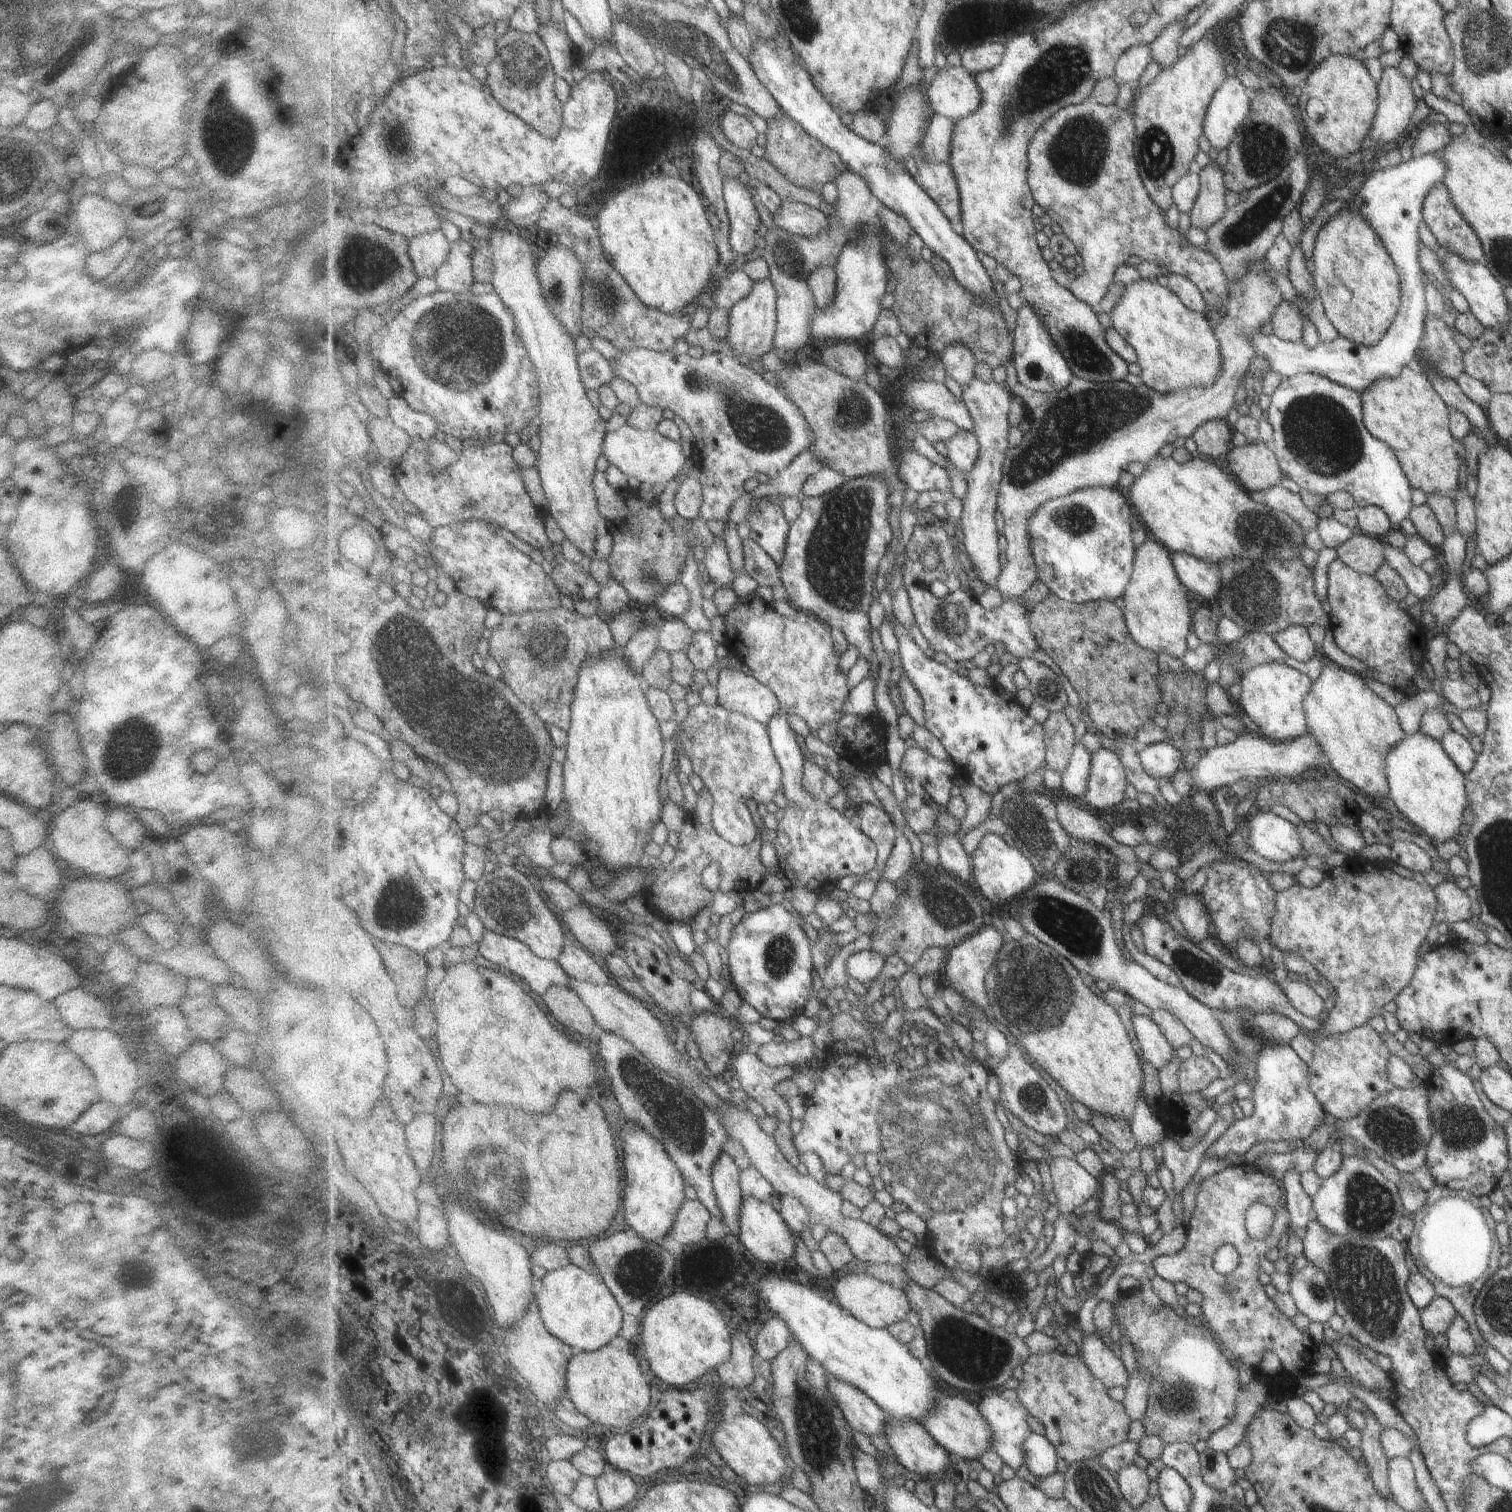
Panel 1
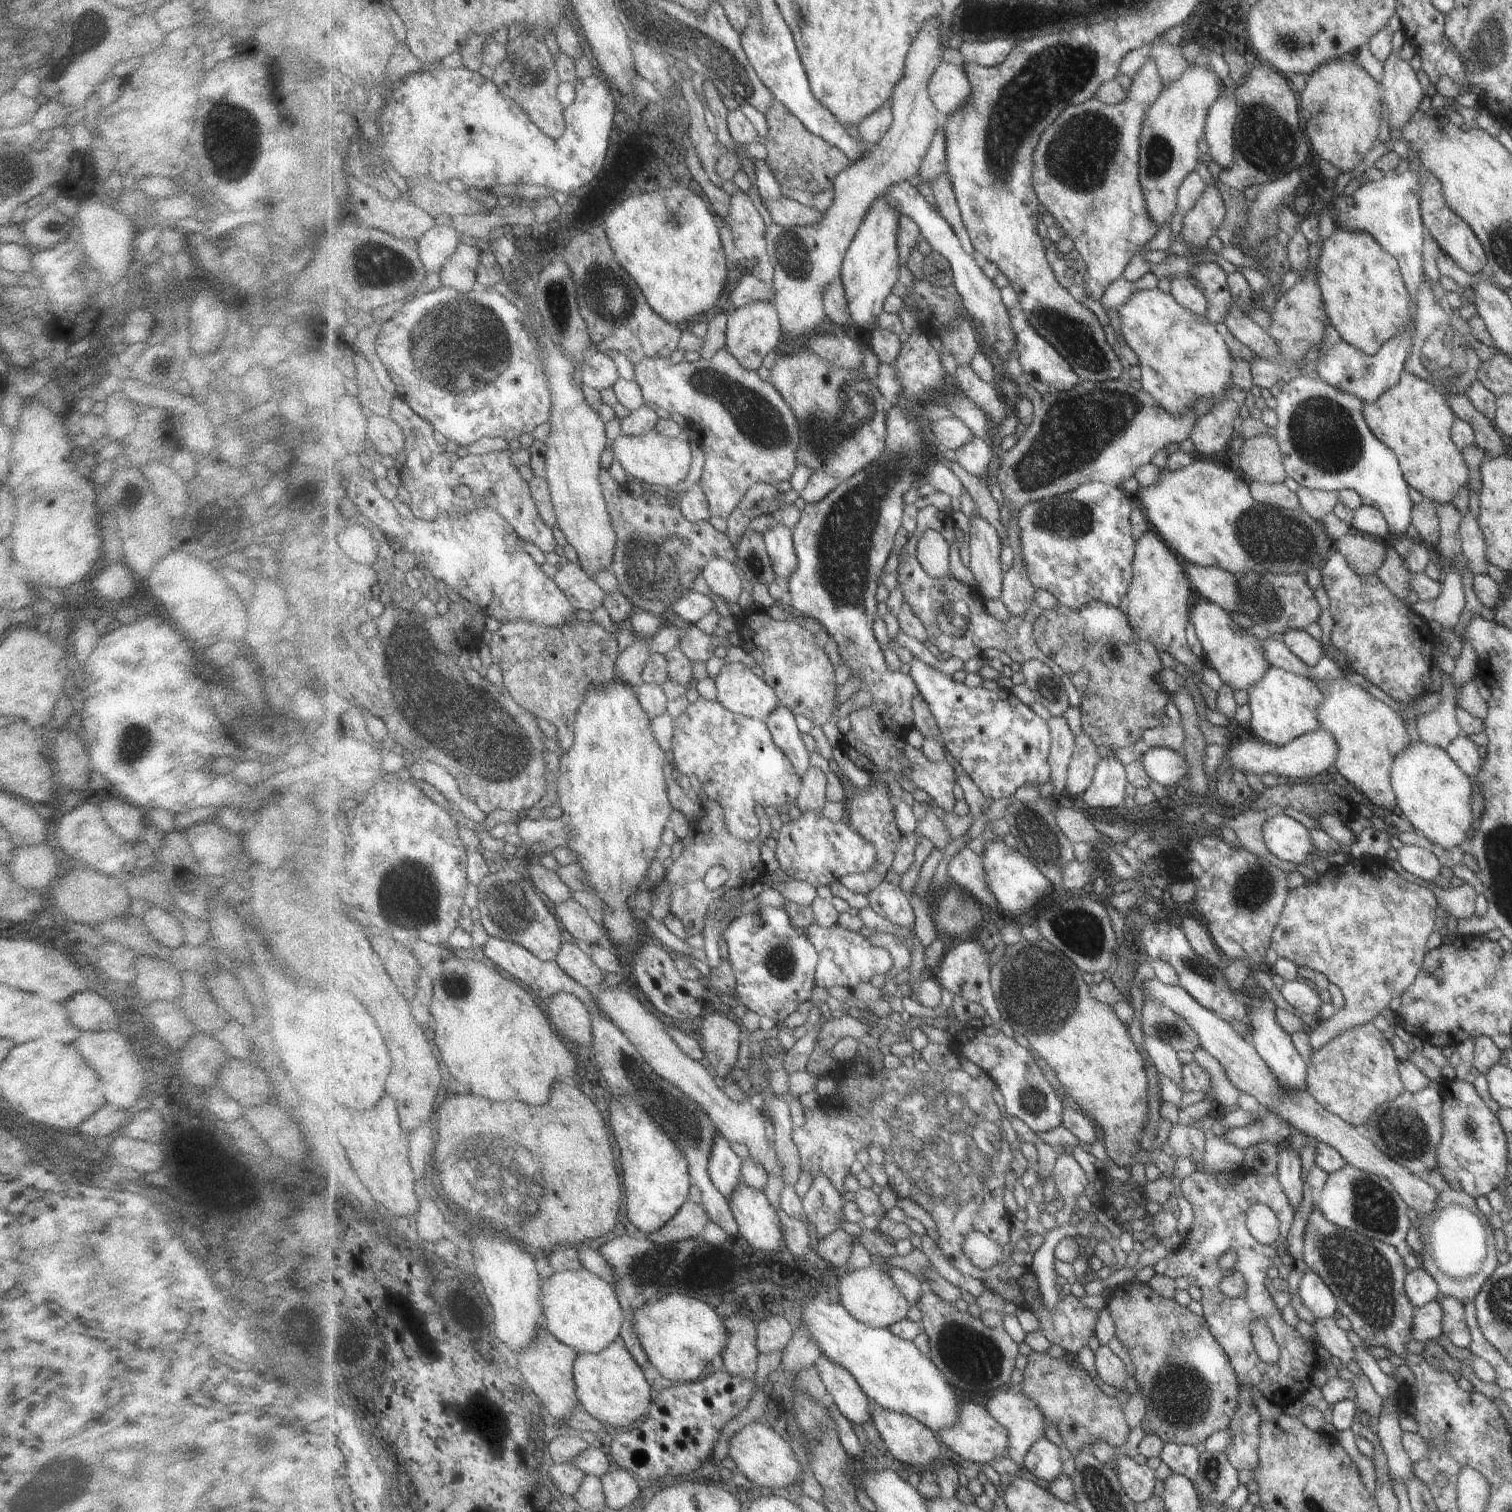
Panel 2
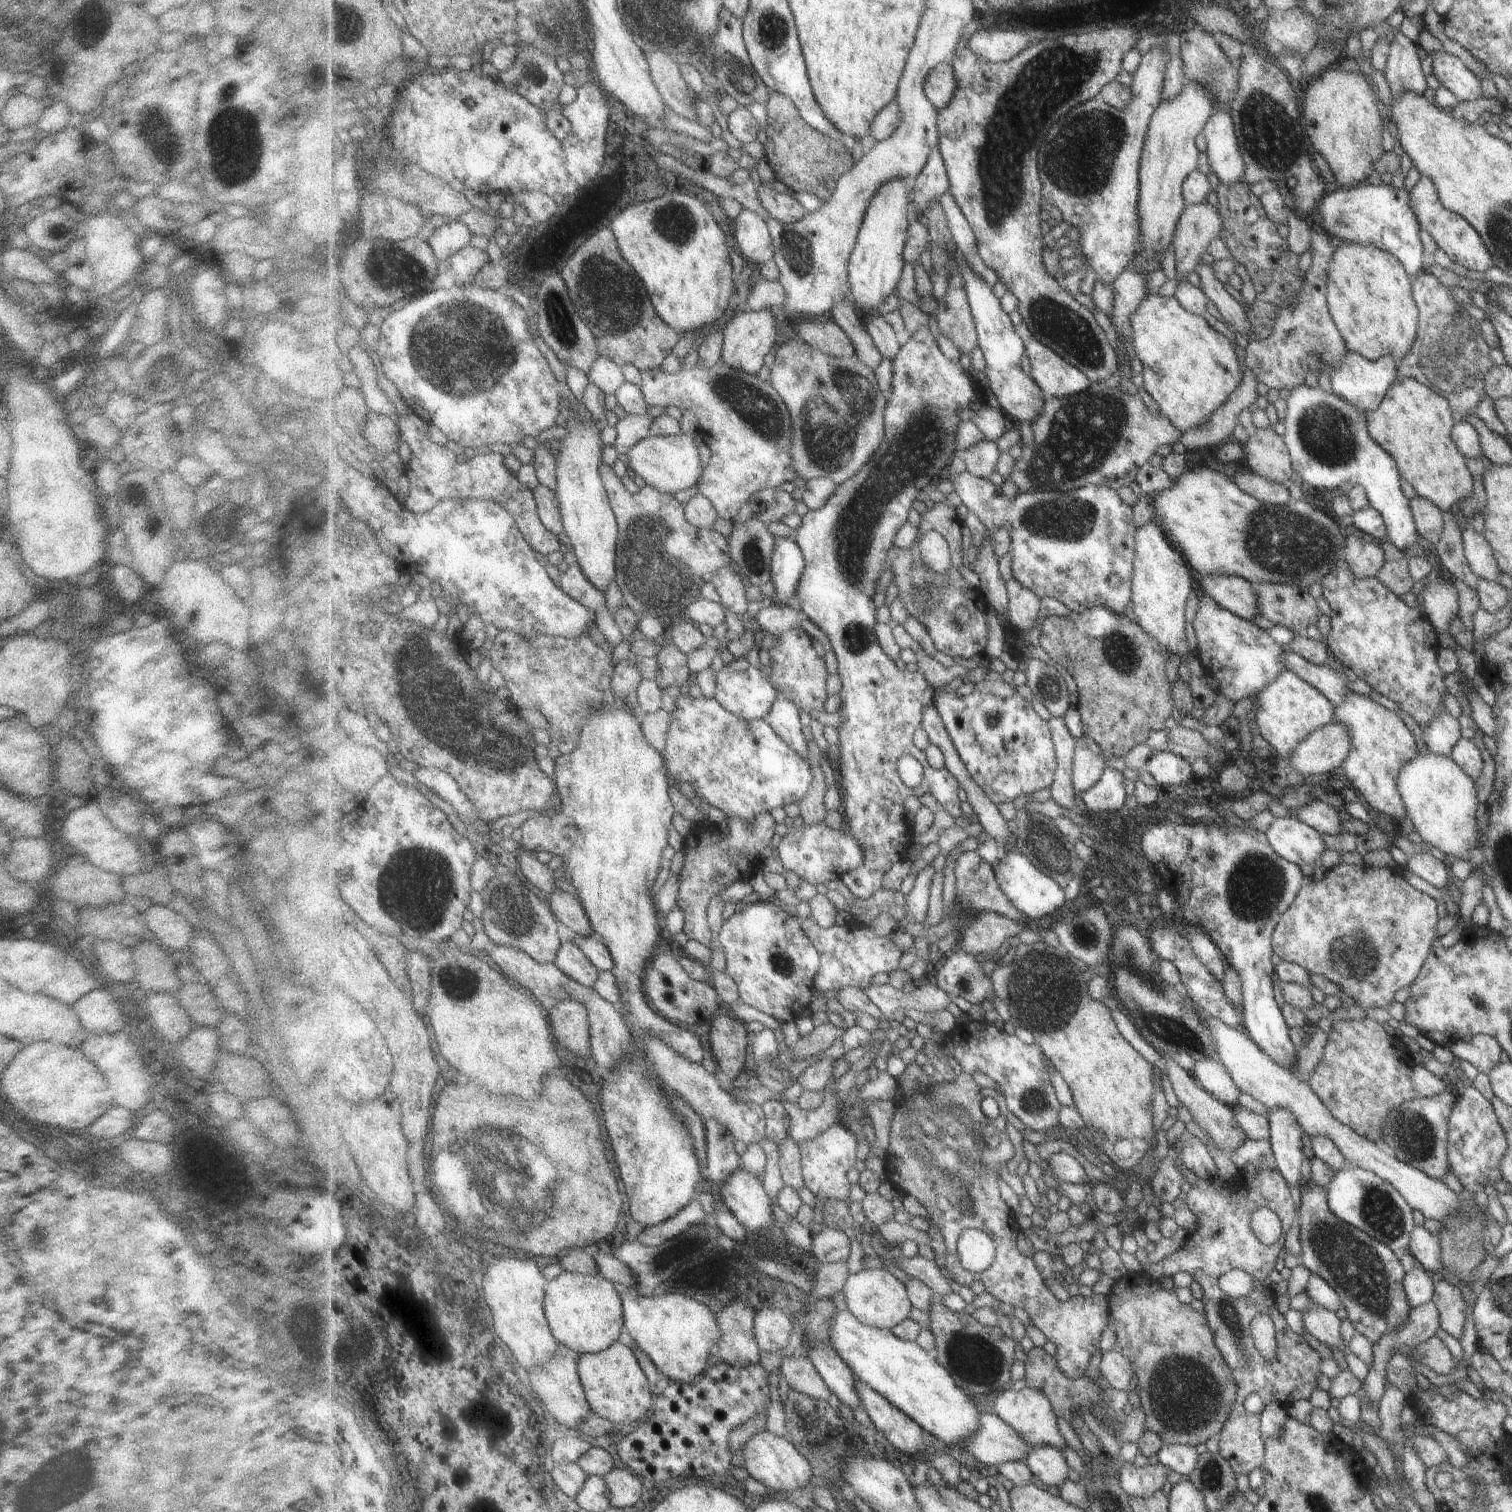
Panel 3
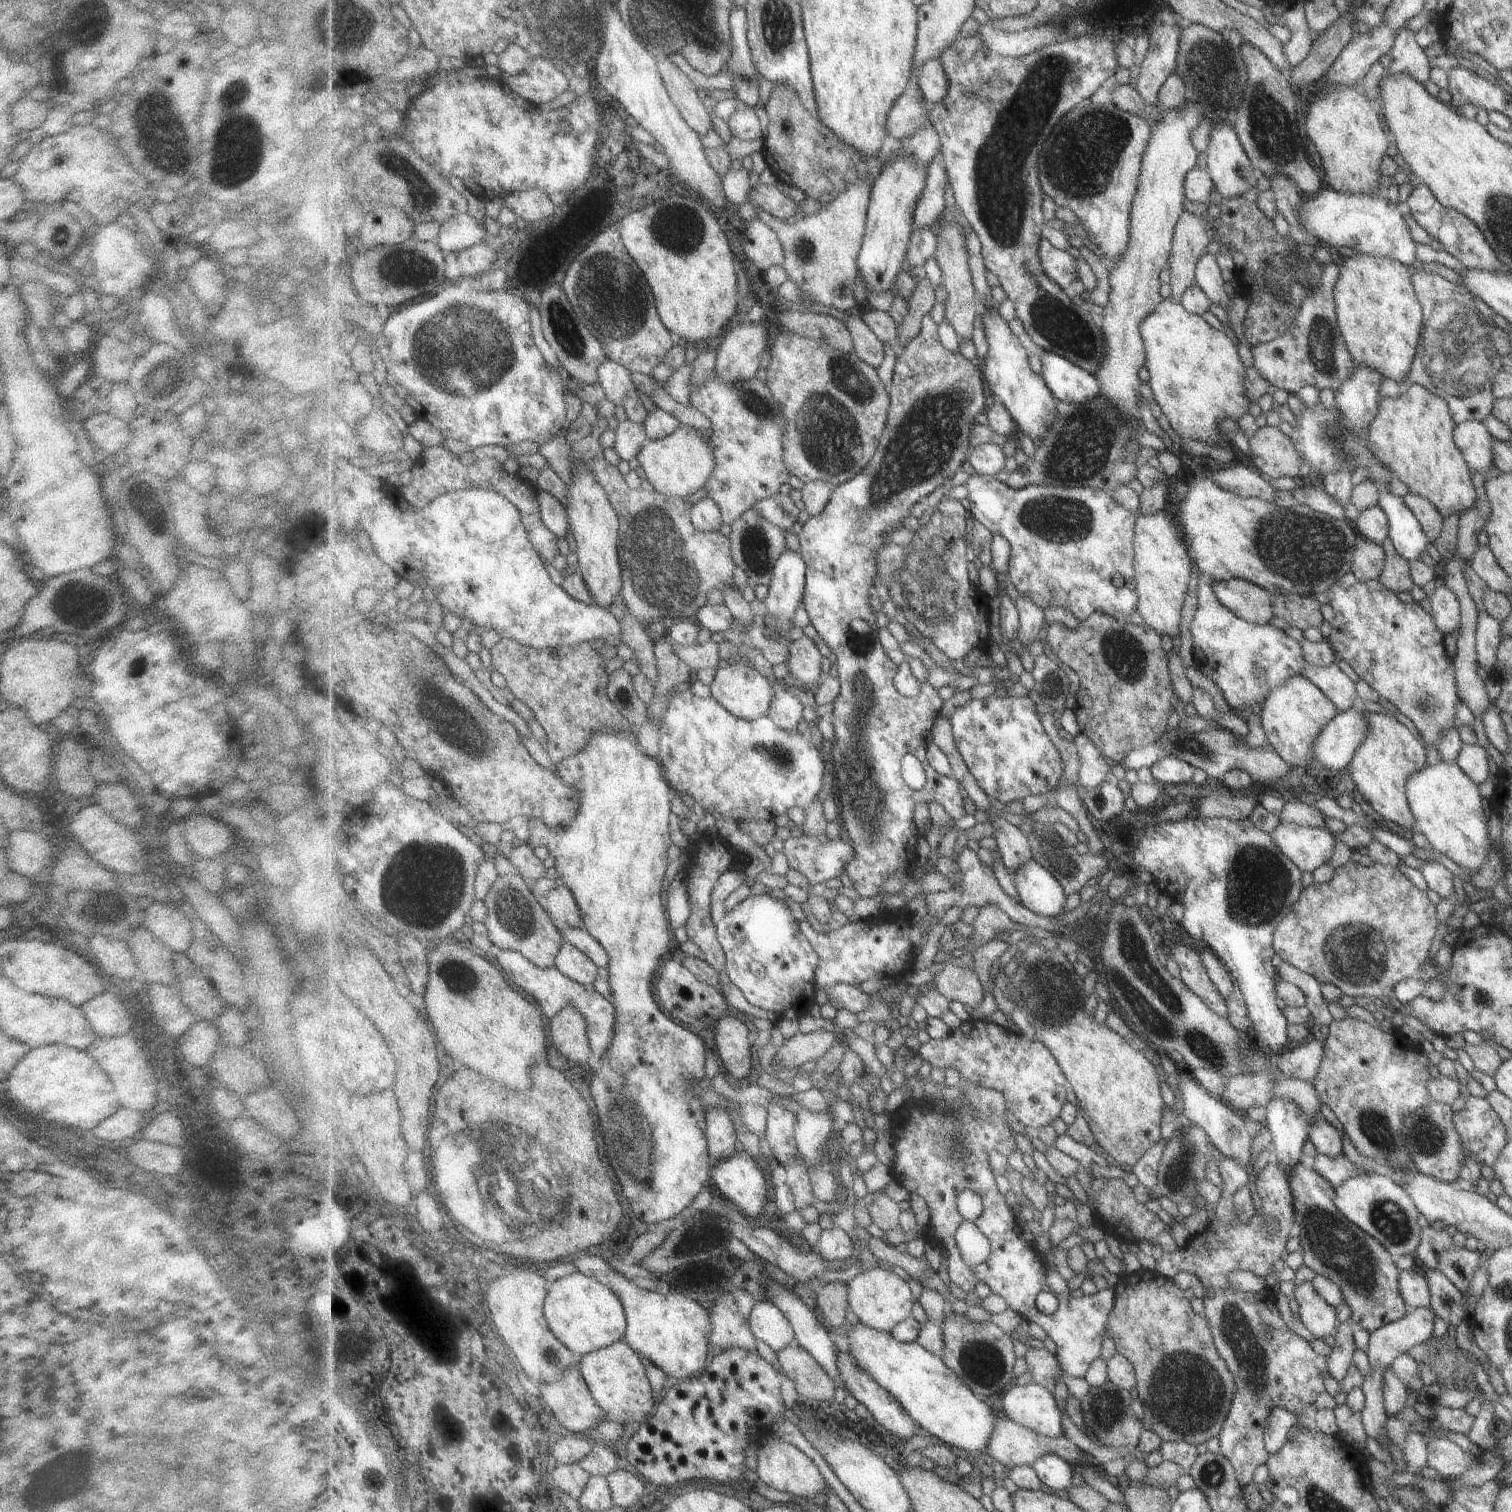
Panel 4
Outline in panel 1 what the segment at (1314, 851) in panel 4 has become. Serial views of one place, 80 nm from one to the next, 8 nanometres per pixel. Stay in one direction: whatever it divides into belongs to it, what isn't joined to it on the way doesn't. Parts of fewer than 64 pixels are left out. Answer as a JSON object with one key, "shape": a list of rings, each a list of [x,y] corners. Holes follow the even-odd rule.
{"shape":[[[1247,809],[1245,826],[1247,849],[1268,861],[1289,861],[1302,850],[1295,826],[1269,811]]]}

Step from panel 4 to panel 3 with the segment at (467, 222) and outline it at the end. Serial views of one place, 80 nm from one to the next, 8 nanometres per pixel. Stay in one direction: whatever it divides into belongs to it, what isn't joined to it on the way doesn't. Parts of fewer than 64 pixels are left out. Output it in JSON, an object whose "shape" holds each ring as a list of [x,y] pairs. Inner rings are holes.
{"shape":[[[455,219],[433,230],[425,239],[431,246],[431,250],[434,251],[435,258],[441,267],[442,263],[451,258],[457,250],[470,245],[469,242],[473,240],[473,237],[473,232],[465,224]]]}

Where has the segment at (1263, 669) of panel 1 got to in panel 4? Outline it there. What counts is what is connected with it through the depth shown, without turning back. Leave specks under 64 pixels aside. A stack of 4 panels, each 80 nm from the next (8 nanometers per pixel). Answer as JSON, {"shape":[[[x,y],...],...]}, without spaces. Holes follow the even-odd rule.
{"shape":[[[1296,675],[1267,692],[1259,714],[1261,714],[1261,728],[1267,738],[1266,743],[1287,766],[1293,769],[1298,766],[1307,768],[1311,764],[1311,746],[1315,736],[1338,714],[1338,711],[1321,694],[1321,690],[1315,688],[1311,682],[1307,682],[1305,678]]]}

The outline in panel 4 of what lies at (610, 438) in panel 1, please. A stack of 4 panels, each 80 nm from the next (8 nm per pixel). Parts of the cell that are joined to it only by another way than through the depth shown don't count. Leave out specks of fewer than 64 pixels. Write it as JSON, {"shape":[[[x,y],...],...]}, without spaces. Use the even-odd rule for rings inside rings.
{"shape":[[[682,424],[674,434],[660,440],[647,440],[643,450],[635,456],[641,468],[640,474],[663,495],[687,498],[703,489],[715,470],[715,456],[709,441],[693,425]]]}

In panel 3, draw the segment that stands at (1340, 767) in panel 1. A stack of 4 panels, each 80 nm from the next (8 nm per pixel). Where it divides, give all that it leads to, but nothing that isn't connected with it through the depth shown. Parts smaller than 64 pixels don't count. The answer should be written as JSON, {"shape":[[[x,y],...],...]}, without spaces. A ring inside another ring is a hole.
{"shape":[[[1347,690],[1343,702],[1333,704],[1331,722],[1337,722],[1347,730],[1351,746],[1339,766],[1354,790],[1363,796],[1371,809],[1387,816],[1403,818],[1406,814],[1395,790],[1395,774],[1403,762],[1417,754],[1417,748],[1415,740],[1398,714],[1383,708],[1369,696]]]}

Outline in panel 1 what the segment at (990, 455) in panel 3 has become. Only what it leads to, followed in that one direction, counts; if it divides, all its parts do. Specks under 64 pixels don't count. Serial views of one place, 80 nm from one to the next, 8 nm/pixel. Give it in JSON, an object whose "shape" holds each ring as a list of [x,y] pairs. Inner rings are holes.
{"shape":[[[962,429],[951,440],[945,442],[947,459],[955,466],[955,469],[963,473],[969,473],[977,460],[979,460],[979,442],[977,436],[971,431]]]}

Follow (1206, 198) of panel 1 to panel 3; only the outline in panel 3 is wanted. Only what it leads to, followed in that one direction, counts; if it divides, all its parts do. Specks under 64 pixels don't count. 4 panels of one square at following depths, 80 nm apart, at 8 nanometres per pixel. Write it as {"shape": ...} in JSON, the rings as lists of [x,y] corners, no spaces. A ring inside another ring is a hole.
{"shape":[[[1207,199],[1188,206],[1178,221],[1173,242],[1177,280],[1187,281],[1187,276],[1198,269],[1201,256],[1207,253],[1207,246],[1219,237],[1222,228],[1222,212],[1211,206]]]}

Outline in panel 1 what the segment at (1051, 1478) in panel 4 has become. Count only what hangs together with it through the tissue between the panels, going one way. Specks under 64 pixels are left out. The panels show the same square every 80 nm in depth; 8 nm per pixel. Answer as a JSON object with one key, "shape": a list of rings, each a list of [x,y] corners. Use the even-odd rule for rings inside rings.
{"shape":[[[1032,1433],[1027,1438],[1025,1448],[1025,1466],[1033,1475],[1041,1478],[1057,1472],[1058,1451],[1046,1436]]]}

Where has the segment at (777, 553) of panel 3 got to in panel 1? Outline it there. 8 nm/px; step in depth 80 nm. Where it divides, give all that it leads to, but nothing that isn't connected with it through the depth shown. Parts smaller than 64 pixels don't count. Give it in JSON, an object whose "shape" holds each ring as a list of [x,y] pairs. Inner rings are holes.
{"shape":[[[753,499],[749,512],[744,517],[750,532],[749,537],[755,540],[774,560],[781,565],[787,549],[787,538],[791,523],[787,522],[781,504],[766,500]]]}

